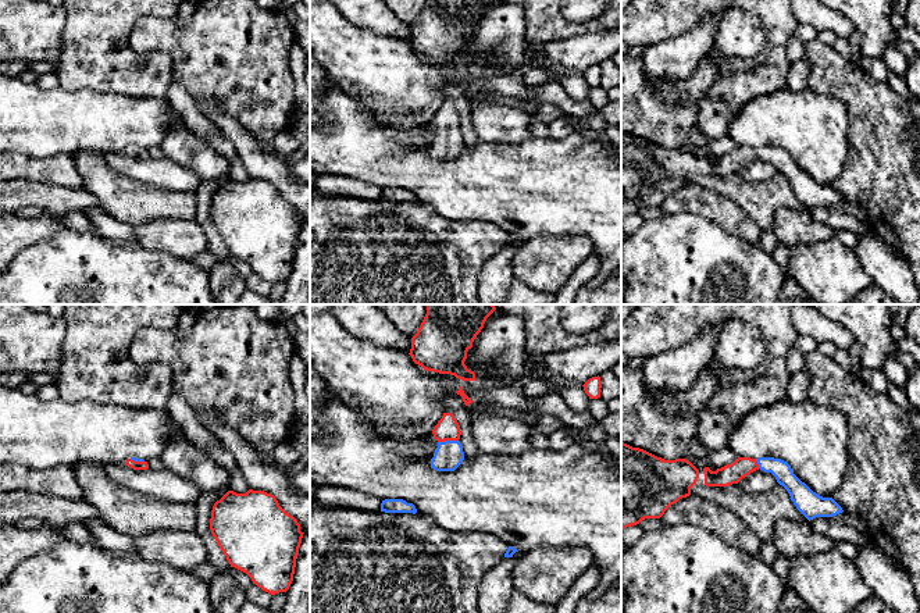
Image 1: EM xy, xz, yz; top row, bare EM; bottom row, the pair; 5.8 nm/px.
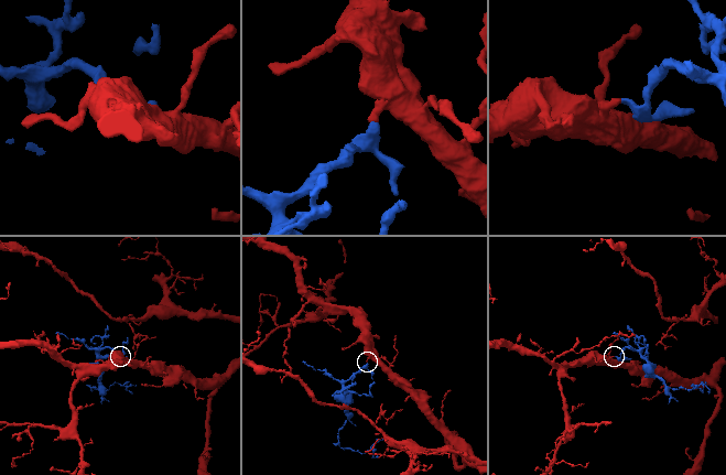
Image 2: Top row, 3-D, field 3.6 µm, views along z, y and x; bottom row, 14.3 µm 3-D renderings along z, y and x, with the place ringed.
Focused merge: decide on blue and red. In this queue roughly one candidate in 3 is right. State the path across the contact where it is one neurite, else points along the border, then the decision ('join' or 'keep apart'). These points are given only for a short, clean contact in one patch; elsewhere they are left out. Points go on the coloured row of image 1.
across xz (449, 455), (448, 441), (448, 428) | join

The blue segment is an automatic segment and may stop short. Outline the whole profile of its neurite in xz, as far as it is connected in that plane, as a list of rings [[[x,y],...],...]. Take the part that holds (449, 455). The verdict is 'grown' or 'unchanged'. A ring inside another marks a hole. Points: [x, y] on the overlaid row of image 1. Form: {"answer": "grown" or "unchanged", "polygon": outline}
{"answer": "grown", "polygon": [[[443,413],[442,418],[432,430],[438,448],[431,459],[431,466],[436,471],[454,471],[464,460],[463,446],[459,442],[461,431],[452,413]]]}

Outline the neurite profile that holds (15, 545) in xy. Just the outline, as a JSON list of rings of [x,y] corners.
[[[15,524],[0,525],[0,584],[26,559],[43,553],[67,538],[46,524],[33,530],[21,530]]]

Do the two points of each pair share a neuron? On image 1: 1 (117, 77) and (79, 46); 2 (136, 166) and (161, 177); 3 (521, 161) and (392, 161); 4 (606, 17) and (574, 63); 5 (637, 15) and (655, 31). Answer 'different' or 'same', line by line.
1: same
2: same
3: same
4: different
5: same

